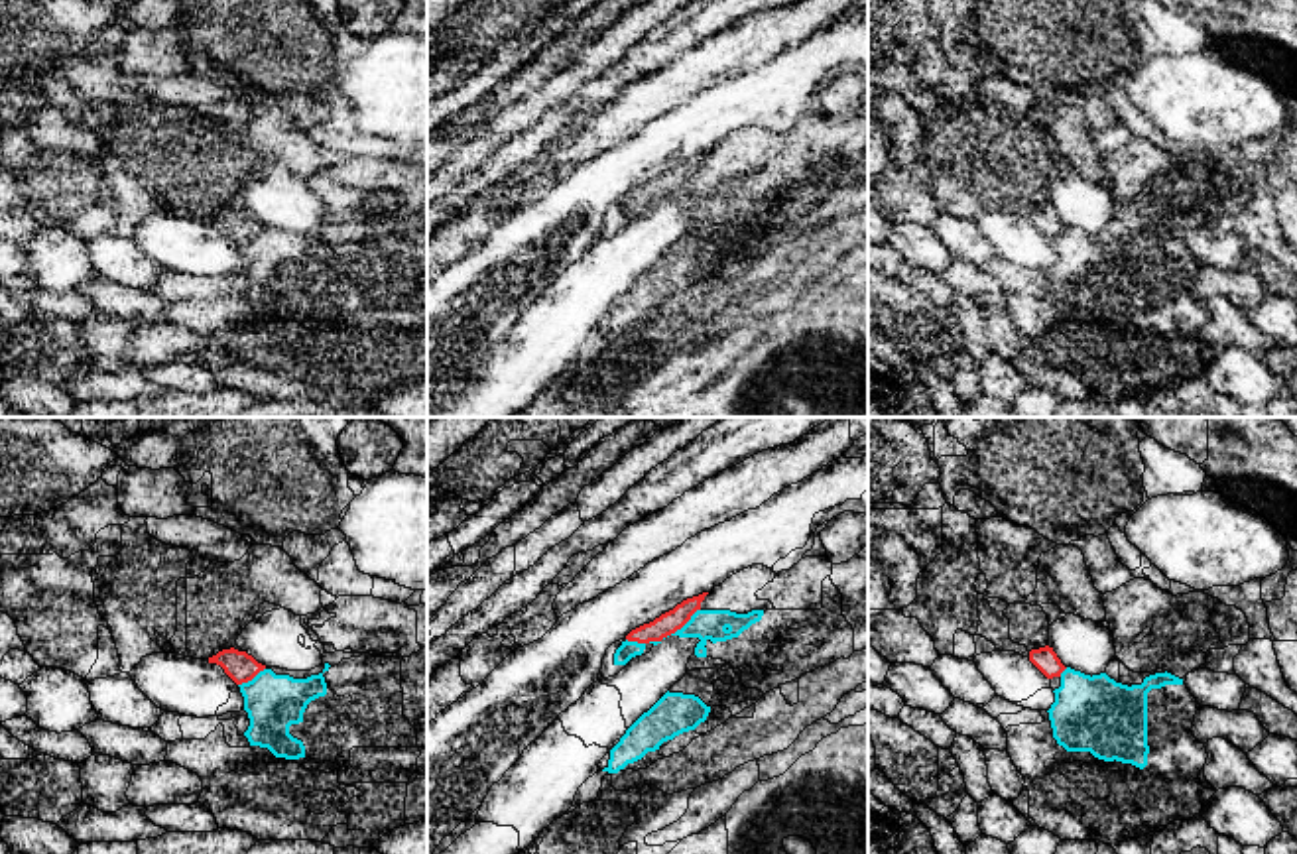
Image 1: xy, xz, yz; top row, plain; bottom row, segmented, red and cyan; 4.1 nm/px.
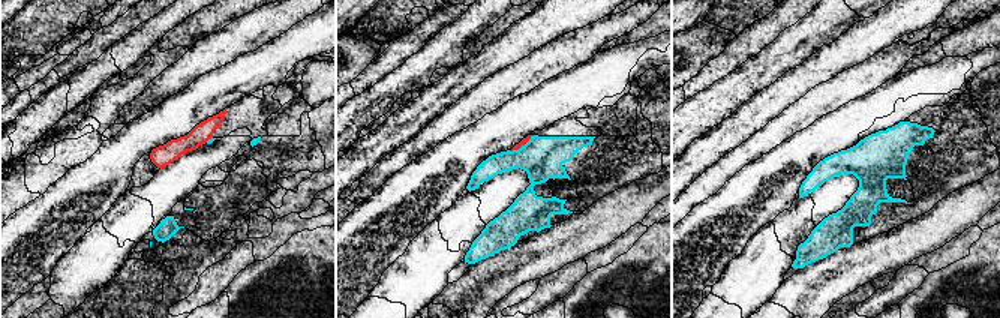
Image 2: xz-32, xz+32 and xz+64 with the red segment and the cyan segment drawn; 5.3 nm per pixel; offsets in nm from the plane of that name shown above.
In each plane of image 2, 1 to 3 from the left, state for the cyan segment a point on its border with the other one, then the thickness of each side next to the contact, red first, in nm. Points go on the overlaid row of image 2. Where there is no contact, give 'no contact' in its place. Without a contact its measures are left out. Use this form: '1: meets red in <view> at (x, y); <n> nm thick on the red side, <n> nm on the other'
1: meets red in xz-32 at (209, 138); 110 nm thick on the red side, 20 nm on the other
2: meets red in xz+32 at (520, 146); 40 nm thick on the red side, 220 nm on the other
3: no contact

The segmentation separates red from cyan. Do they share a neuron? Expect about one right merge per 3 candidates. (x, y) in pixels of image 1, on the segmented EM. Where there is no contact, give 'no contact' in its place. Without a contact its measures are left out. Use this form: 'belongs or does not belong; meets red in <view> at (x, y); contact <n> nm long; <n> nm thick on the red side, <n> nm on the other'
does not belong; meets red in xz at (674, 632); contact 260 nm long; 90 nm thick on the red side, 130 nm on the other

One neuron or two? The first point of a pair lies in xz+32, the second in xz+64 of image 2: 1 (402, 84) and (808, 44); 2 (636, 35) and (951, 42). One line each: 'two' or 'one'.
1: one
2: one

